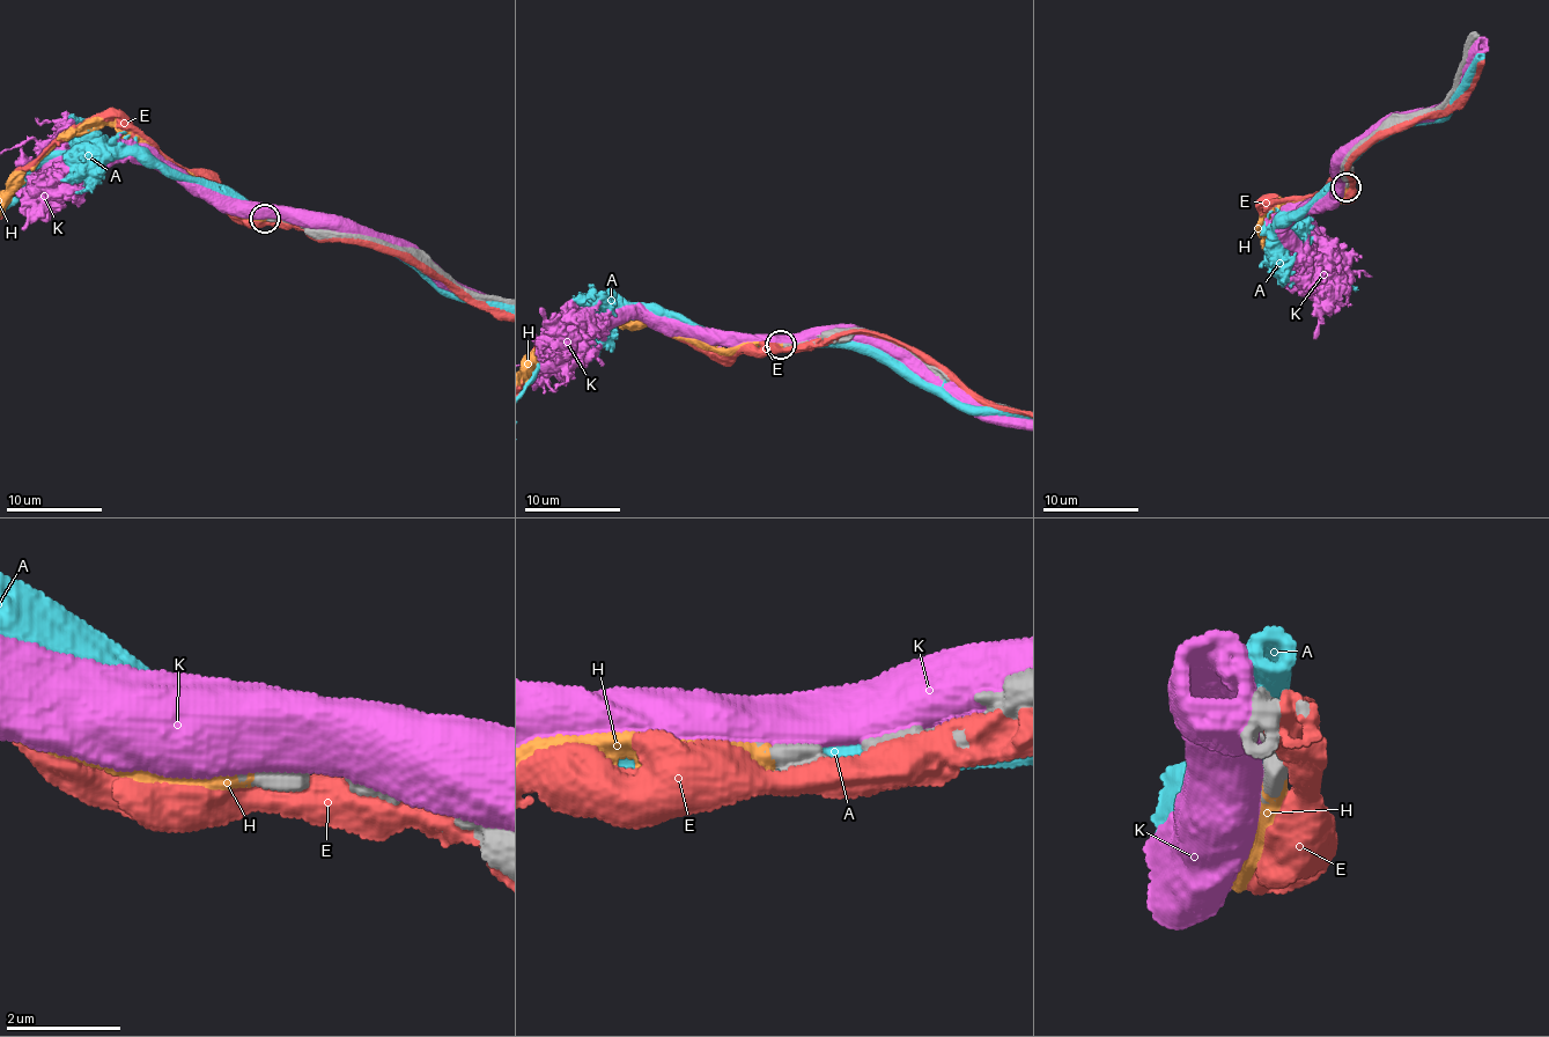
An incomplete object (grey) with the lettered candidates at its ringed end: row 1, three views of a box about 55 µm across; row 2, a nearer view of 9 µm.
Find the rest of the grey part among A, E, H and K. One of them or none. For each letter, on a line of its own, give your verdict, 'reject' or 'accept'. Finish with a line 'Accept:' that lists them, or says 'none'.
A: reject
E: reject
H: accept
K: reject
Accept: H

